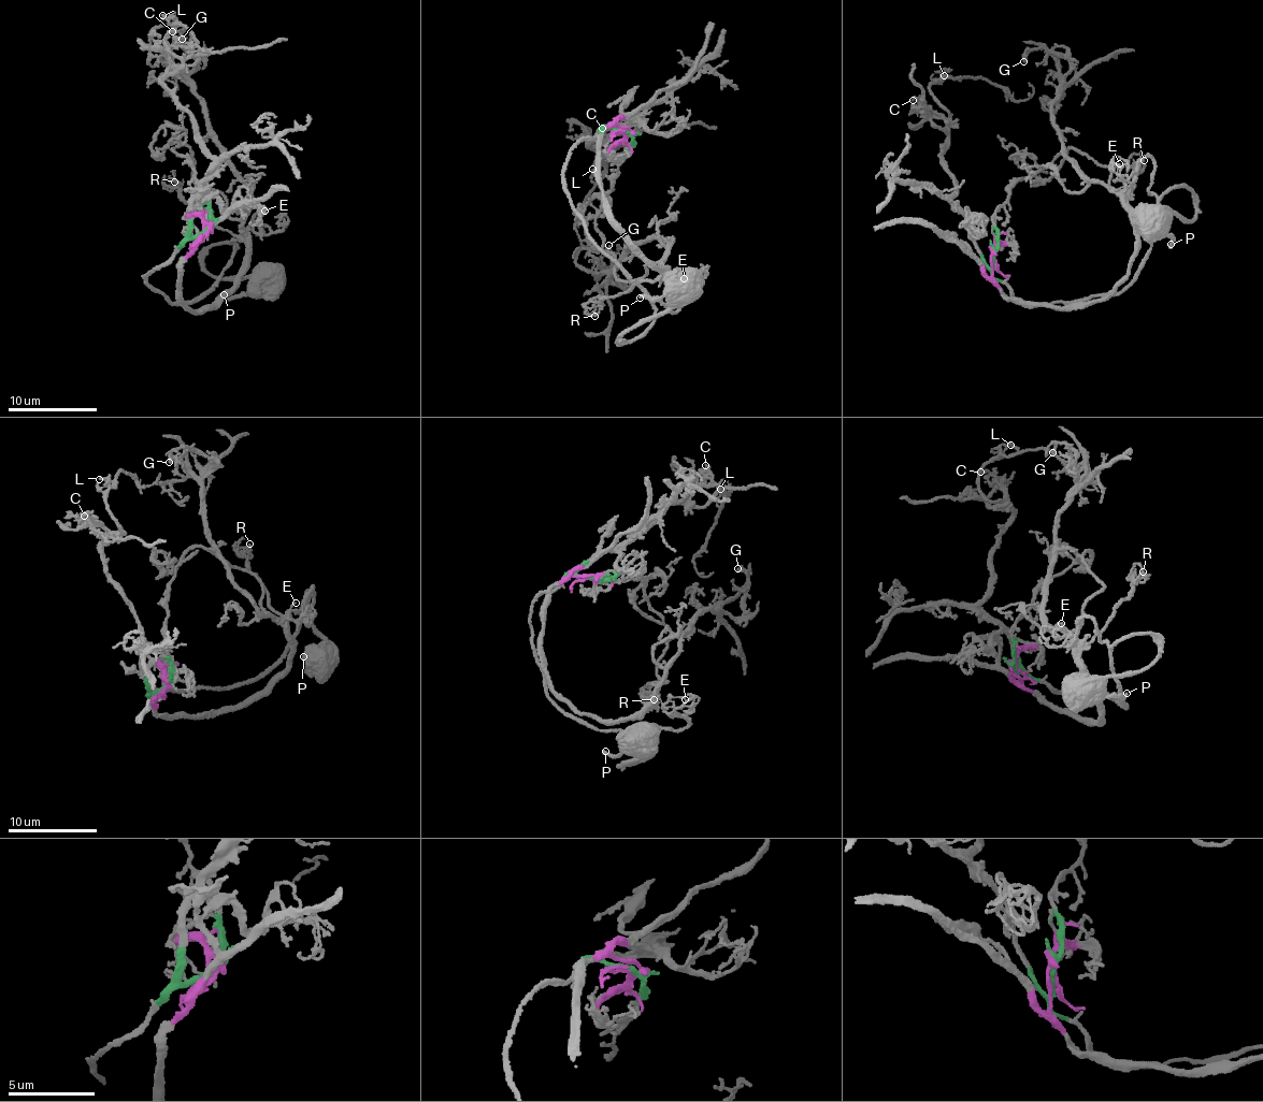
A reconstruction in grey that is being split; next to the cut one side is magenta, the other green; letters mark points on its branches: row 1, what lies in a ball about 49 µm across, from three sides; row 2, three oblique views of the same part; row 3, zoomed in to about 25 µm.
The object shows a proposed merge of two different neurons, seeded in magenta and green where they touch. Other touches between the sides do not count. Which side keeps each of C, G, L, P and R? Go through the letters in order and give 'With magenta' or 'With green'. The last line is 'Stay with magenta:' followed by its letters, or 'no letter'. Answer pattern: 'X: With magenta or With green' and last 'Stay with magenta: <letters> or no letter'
C: With green
G: With magenta
L: With green
P: With green
R: With magenta
Stay with magenta: G, R

